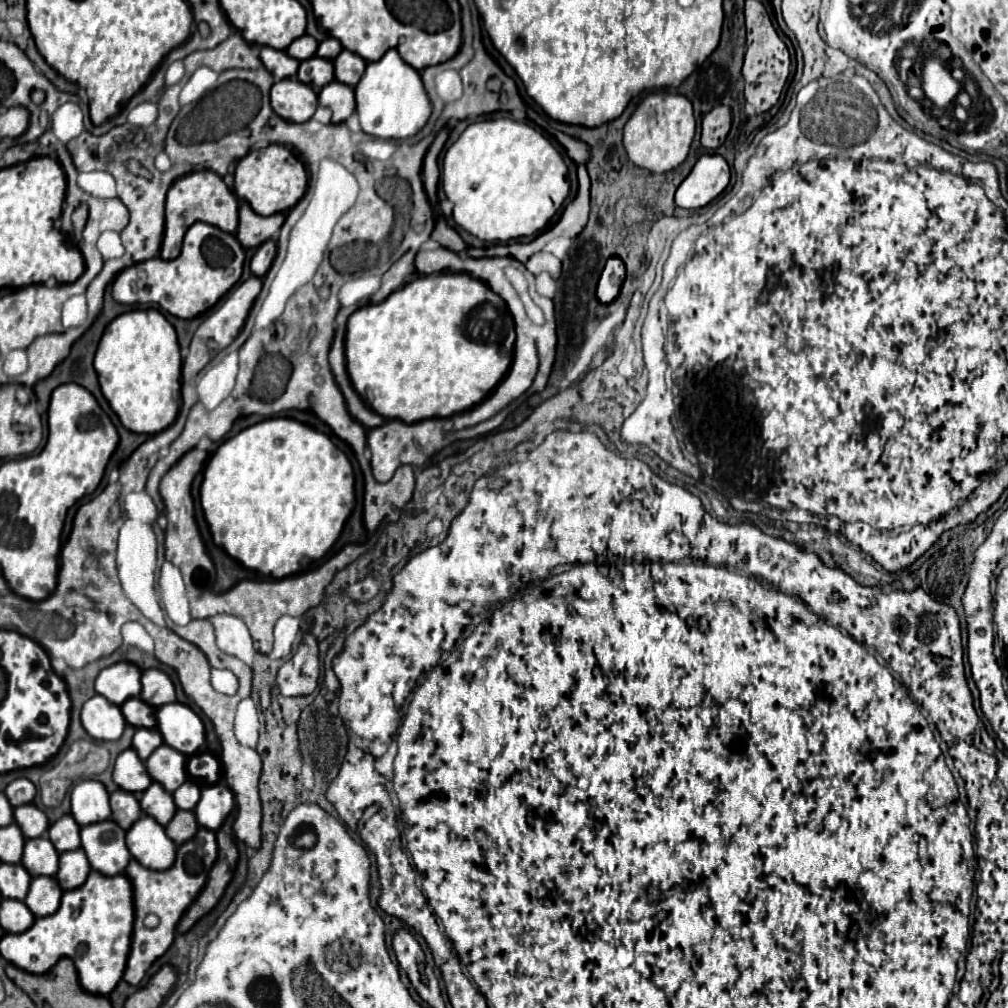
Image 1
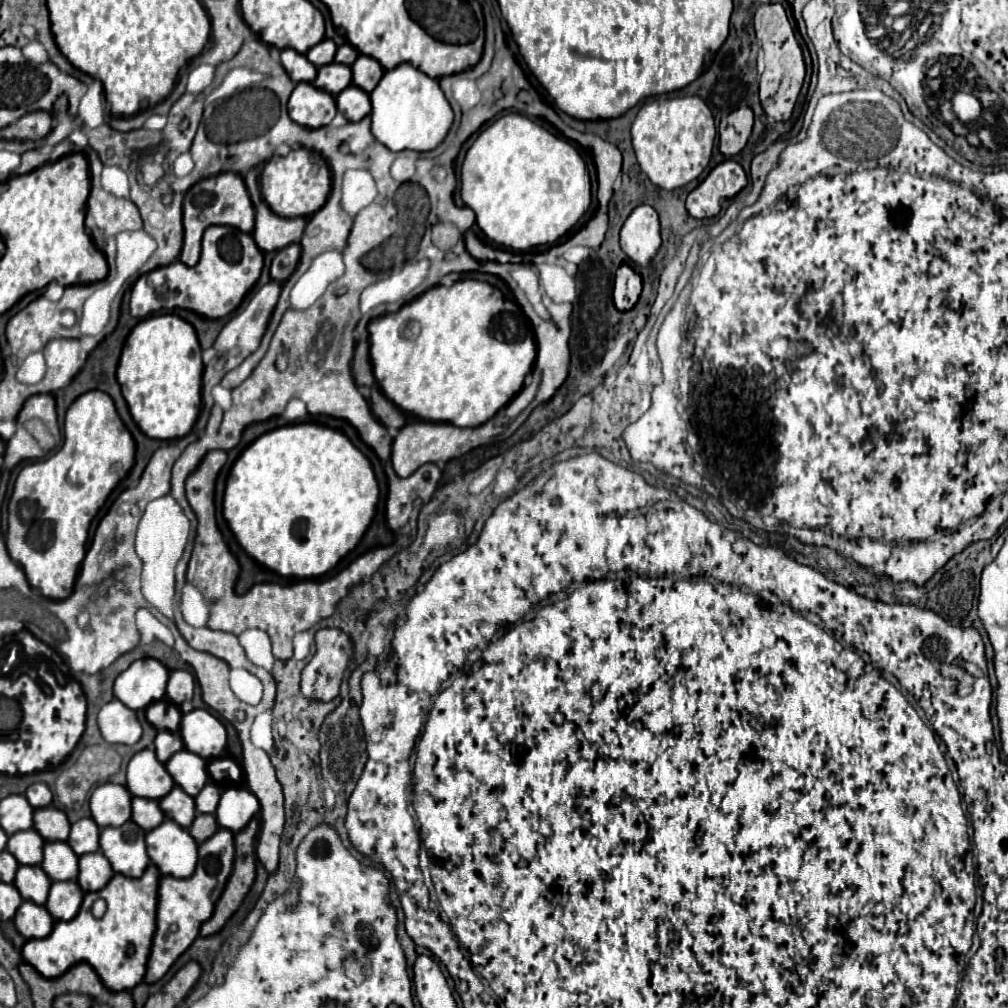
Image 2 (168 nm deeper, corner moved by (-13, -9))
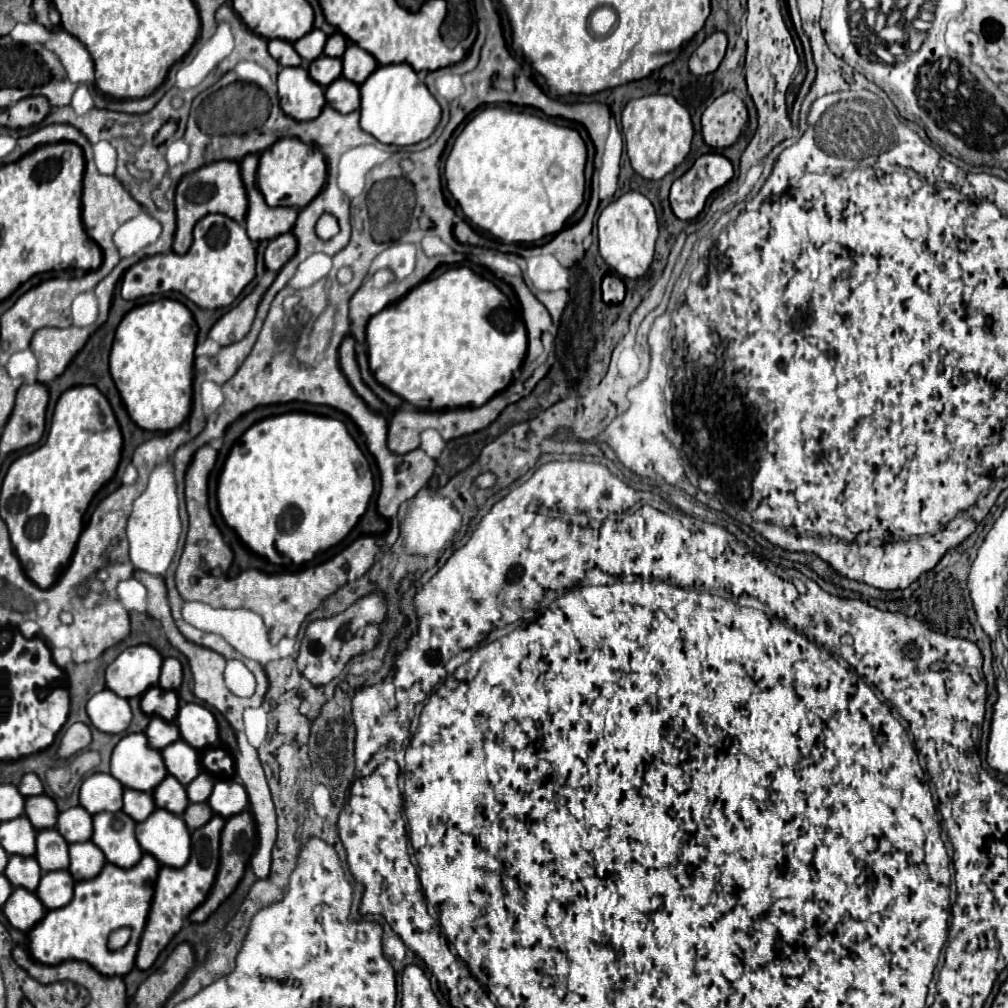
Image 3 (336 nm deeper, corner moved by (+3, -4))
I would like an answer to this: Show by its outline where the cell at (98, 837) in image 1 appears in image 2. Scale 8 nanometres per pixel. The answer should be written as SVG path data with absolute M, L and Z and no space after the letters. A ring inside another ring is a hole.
M132 820L118 828L108 826L108 830L100 830L100 850L110 860L114 872L128 878L140 878L144 874L150 864L144 836L146 832Z

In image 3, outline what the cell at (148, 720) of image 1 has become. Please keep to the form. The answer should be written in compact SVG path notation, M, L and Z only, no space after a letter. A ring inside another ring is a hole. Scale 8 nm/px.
M160 687L148 689L140 699L140 707L146 715L162 717L164 721L172 721L176 717L178 705L180 705L180 701L178 701L176 691L166 691Z

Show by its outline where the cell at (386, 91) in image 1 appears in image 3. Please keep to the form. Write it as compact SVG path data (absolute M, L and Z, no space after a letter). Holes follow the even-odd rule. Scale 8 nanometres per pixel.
M410 65L378 67L364 85L360 85L360 127L376 137L380 143L414 145L432 135L440 123L440 105L430 95L428 87L420 83Z

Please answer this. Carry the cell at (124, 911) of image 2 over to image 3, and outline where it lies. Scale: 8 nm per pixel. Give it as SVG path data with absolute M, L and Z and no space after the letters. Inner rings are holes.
M144 853L142 859L130 869L120 869L112 863L106 863L100 875L76 883L74 897L68 905L48 911L46 917L28 933L30 957L42 965L58 965L68 959L86 961L98 973L108 977L122 977L130 973L130 969L134 967L138 941L144 931L150 901L154 895L156 875L158 861L148 853ZM120 927L132 929L130 941L120 951L110 953L106 947L108 935Z

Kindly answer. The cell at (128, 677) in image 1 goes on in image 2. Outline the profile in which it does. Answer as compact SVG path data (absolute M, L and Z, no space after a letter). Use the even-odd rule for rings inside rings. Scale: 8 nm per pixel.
M156 658L136 660L116 678L114 696L132 710L146 708L164 698L168 674L168 668Z

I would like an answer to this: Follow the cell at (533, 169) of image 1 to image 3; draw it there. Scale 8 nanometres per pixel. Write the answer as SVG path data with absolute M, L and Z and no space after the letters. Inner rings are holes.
M504 107L478 111L446 159L448 191L478 229L506 243L532 243L558 233L584 199L586 145L576 129Z

